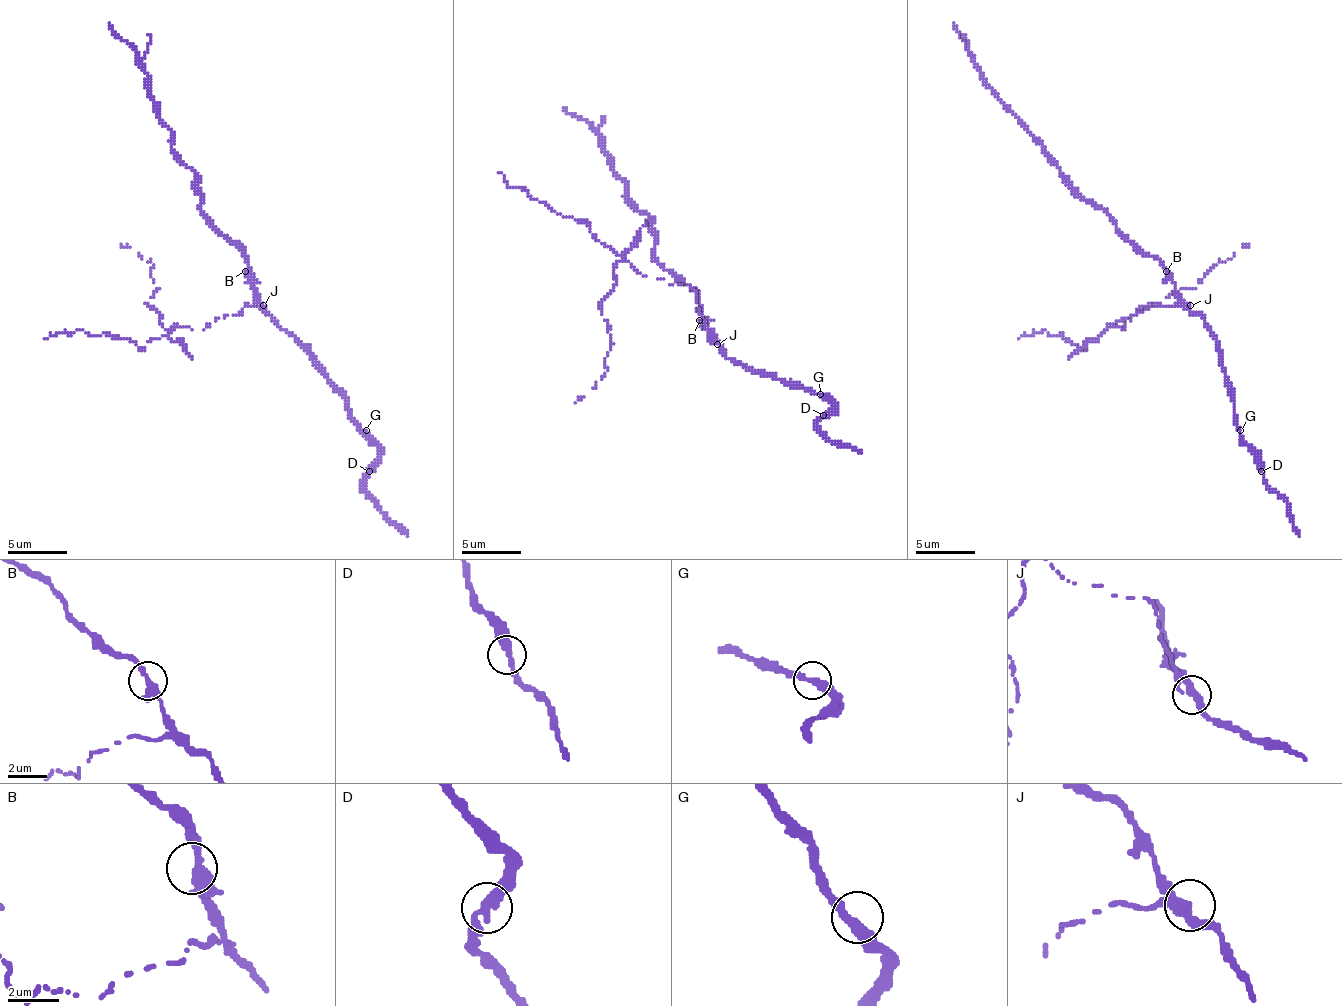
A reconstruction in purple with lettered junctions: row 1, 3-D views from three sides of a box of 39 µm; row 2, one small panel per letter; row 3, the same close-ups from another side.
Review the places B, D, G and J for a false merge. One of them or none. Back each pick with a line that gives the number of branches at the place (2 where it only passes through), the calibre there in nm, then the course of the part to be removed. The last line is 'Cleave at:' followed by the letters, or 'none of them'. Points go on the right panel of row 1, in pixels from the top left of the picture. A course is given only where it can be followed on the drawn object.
J: 3 | 260 nm | (1190, 306), (1140, 312), (1131, 315), (1125, 330), (1107, 330), (1181, 288), (1196, 288), (1216, 265), (1249, 244)
Cleave at: J

